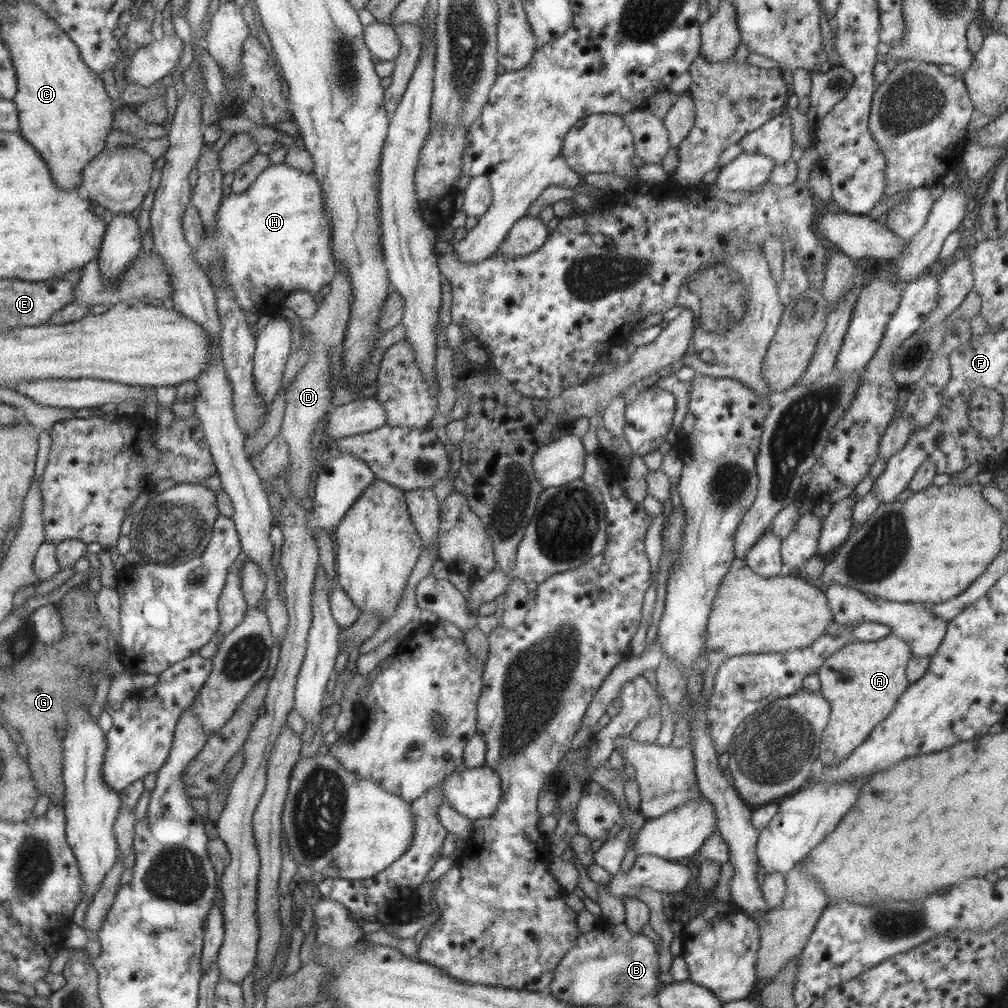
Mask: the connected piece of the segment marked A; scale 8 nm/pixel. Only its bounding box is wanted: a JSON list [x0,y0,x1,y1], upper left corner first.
[817,633,912,765]

